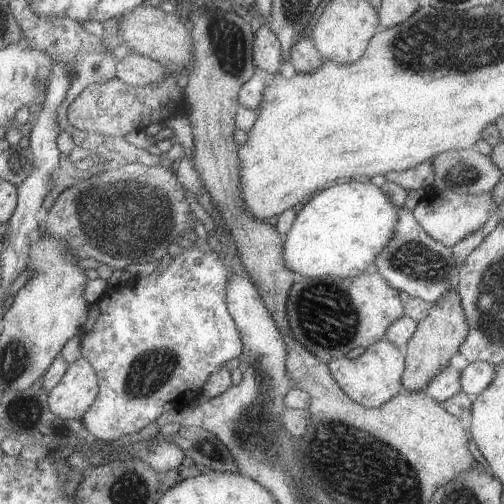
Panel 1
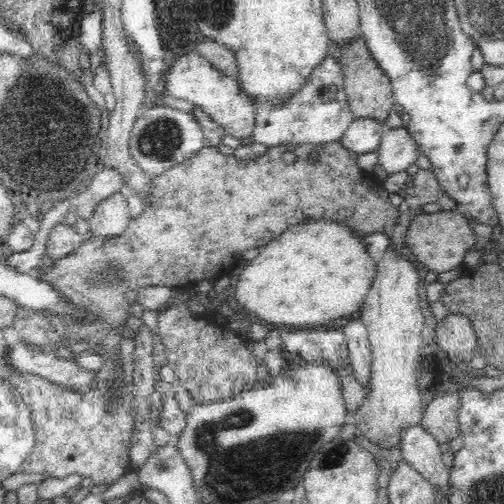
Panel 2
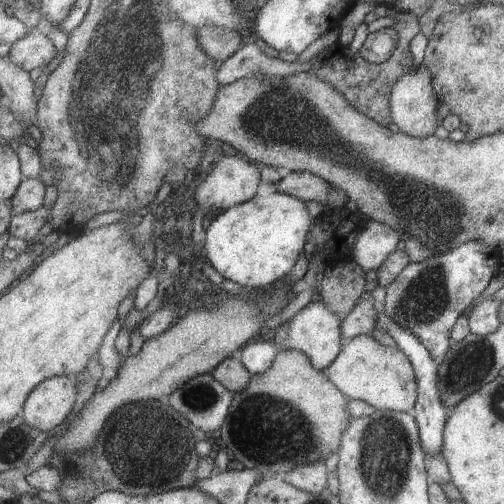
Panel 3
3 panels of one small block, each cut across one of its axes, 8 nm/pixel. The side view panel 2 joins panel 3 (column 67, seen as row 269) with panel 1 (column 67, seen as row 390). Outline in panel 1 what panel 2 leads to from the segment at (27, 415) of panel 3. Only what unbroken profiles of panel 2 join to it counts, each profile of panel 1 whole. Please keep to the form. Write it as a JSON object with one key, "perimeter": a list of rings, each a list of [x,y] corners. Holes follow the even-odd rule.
{"perimeter":[[[81,356],[81,360],[69,366],[63,382],[49,394],[51,410],[59,422],[81,420],[97,402],[99,392],[99,372],[91,360]]]}

